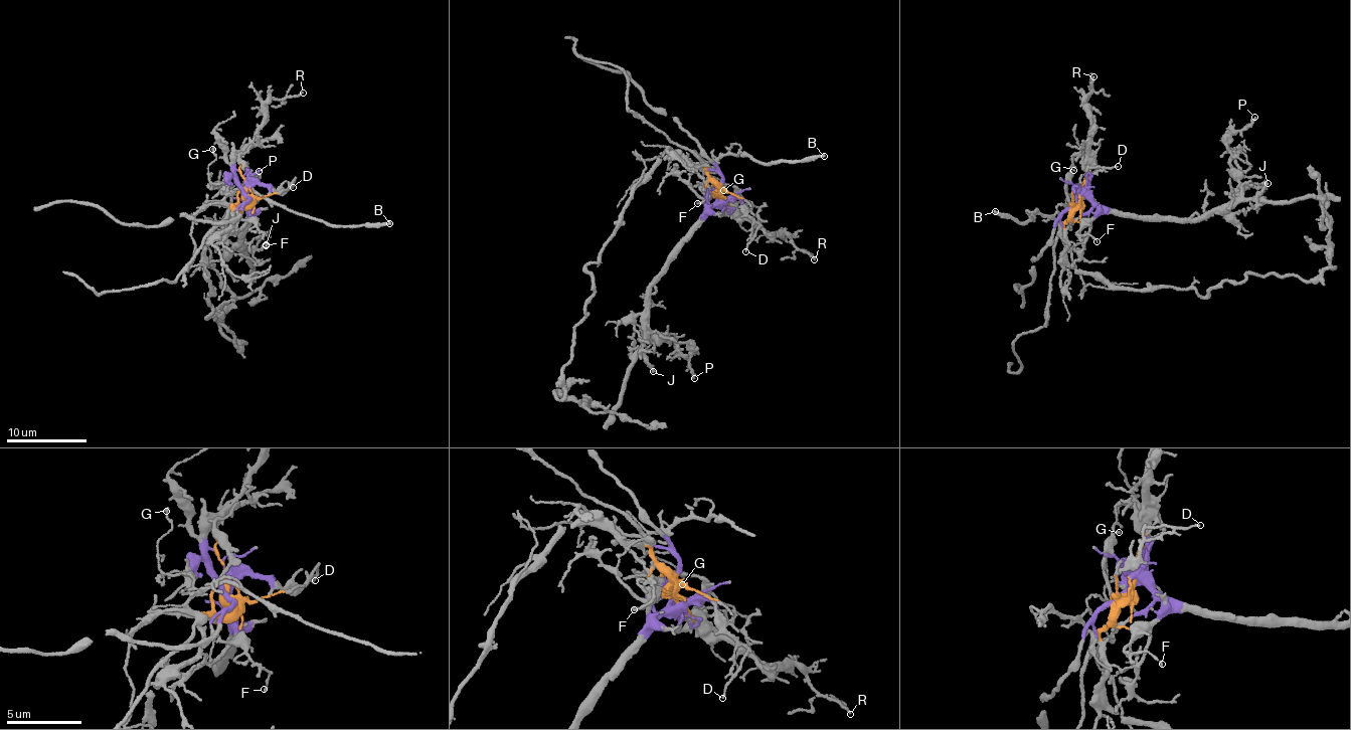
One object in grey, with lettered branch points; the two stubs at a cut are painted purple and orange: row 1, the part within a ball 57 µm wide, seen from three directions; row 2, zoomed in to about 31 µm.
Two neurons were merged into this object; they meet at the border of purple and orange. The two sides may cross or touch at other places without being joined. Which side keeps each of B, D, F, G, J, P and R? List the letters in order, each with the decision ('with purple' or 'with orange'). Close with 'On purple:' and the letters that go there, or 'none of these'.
B: with orange
D: with purple
F: with purple
G: with orange
J: with purple
P: with purple
R: with purple
On purple: D, F, J, P, R

